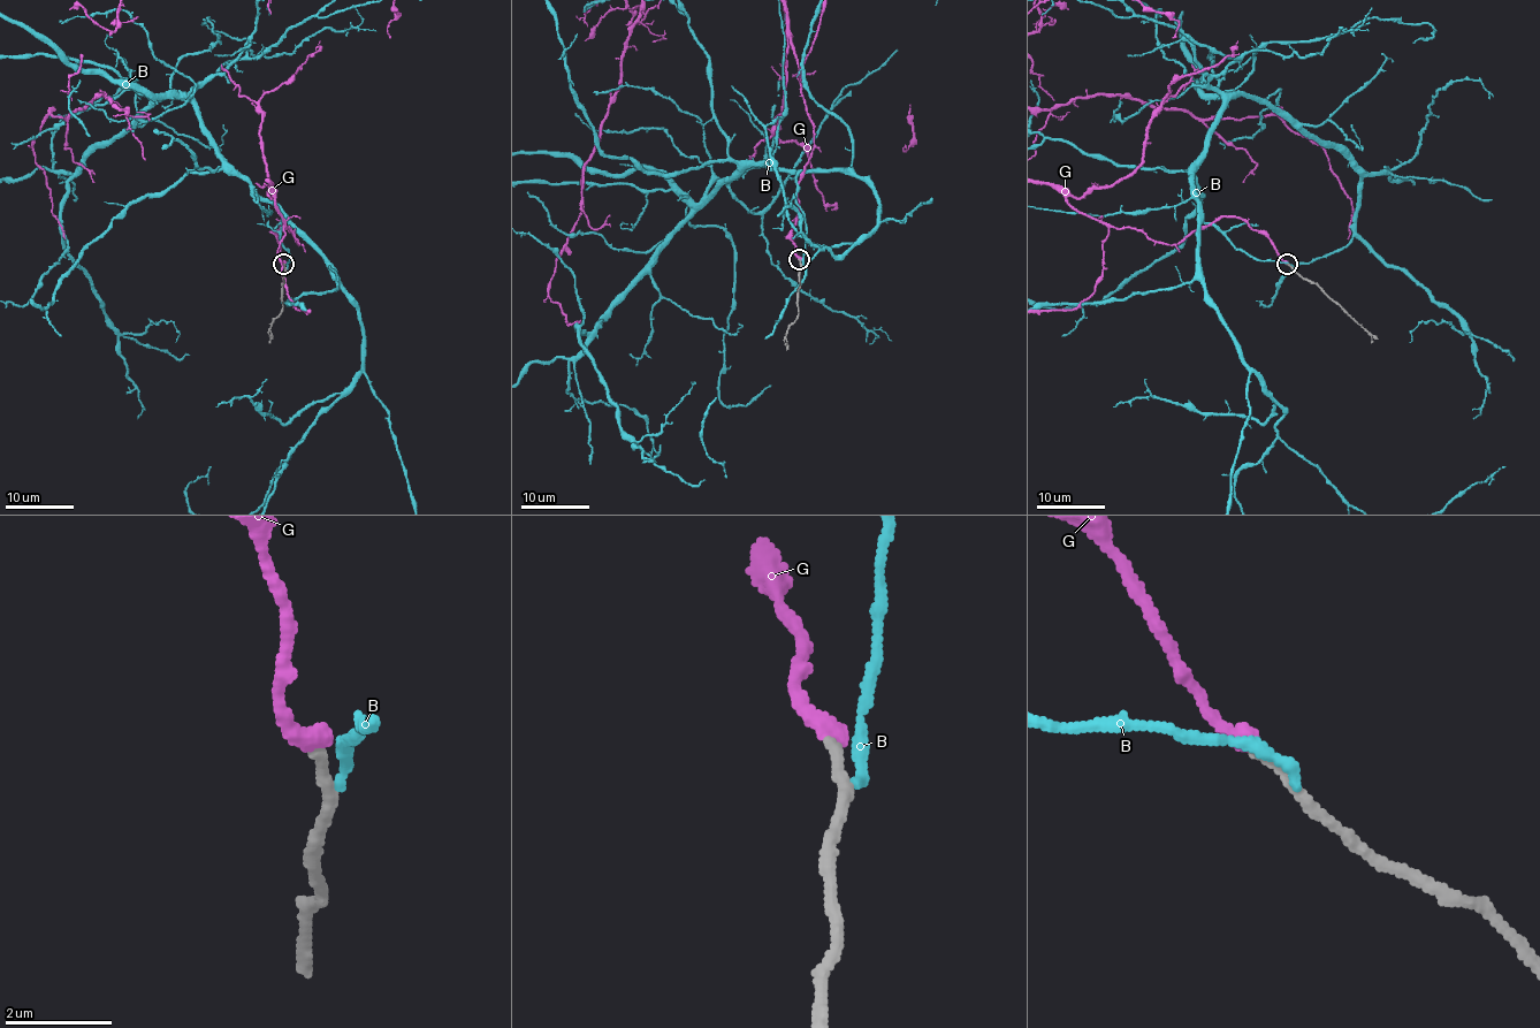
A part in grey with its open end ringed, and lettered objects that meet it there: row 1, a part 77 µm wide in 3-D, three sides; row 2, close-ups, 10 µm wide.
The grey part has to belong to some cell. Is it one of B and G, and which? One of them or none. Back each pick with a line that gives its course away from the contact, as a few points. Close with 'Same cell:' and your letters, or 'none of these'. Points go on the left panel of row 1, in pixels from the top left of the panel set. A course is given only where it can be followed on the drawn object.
G: Its course: (284, 263), (230, 85), (187, 77), (373, 130), (351, 185), (485, 307), (502, 456)
Same cell: G

